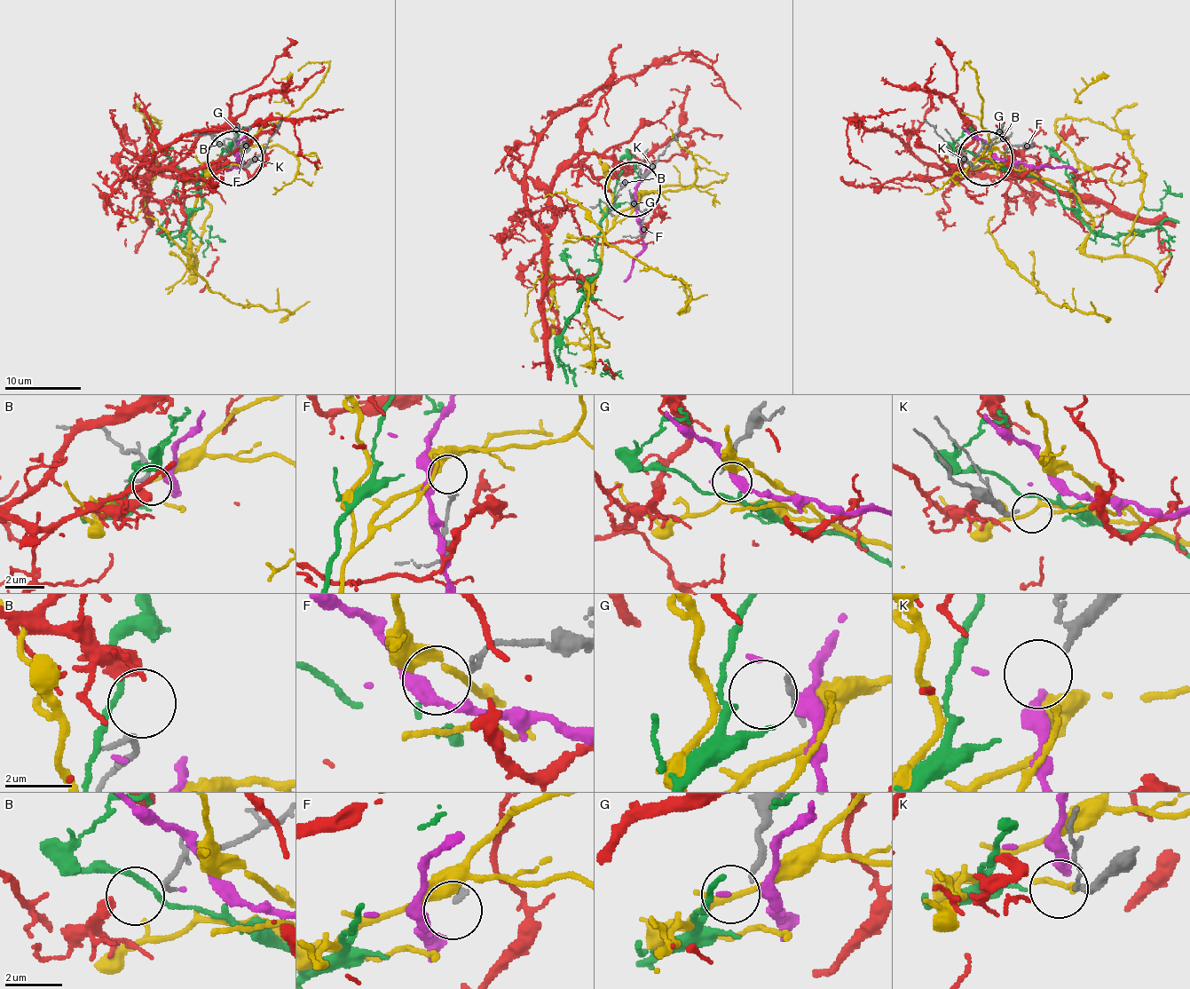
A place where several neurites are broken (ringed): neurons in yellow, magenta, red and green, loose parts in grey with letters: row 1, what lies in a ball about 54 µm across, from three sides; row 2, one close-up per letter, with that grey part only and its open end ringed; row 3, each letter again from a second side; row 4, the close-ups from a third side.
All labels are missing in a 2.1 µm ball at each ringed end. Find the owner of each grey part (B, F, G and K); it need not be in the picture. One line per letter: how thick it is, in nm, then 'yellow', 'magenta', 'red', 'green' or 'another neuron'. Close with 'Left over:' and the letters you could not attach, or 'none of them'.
B: 220 nm | red
F: 200 nm | another neuron
G: 220 nm | green
K: 160 nm | yellow
Left over: F

